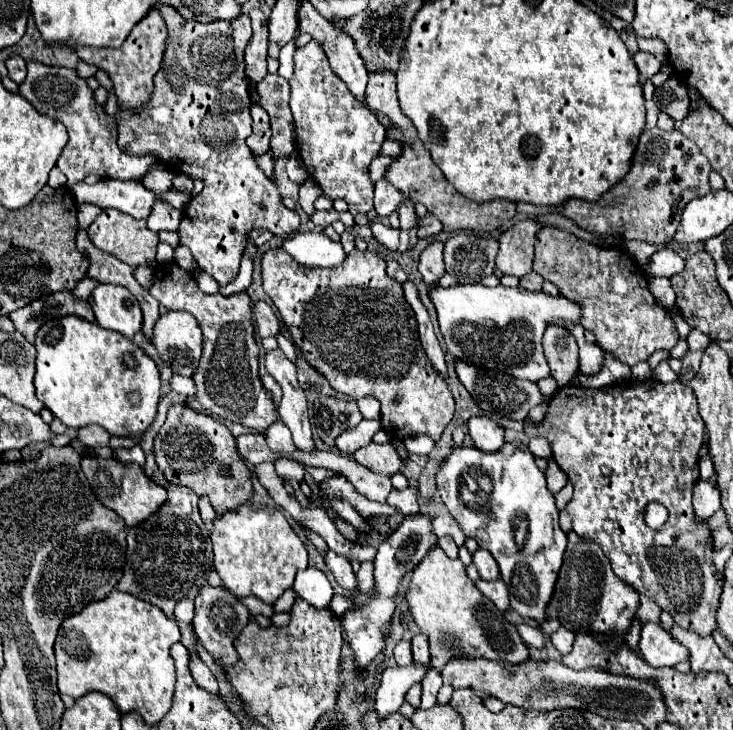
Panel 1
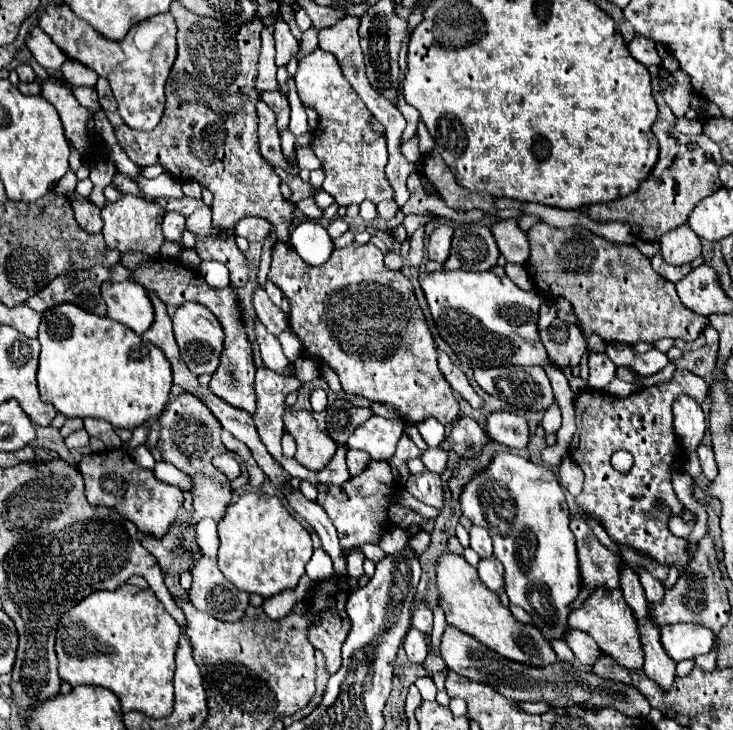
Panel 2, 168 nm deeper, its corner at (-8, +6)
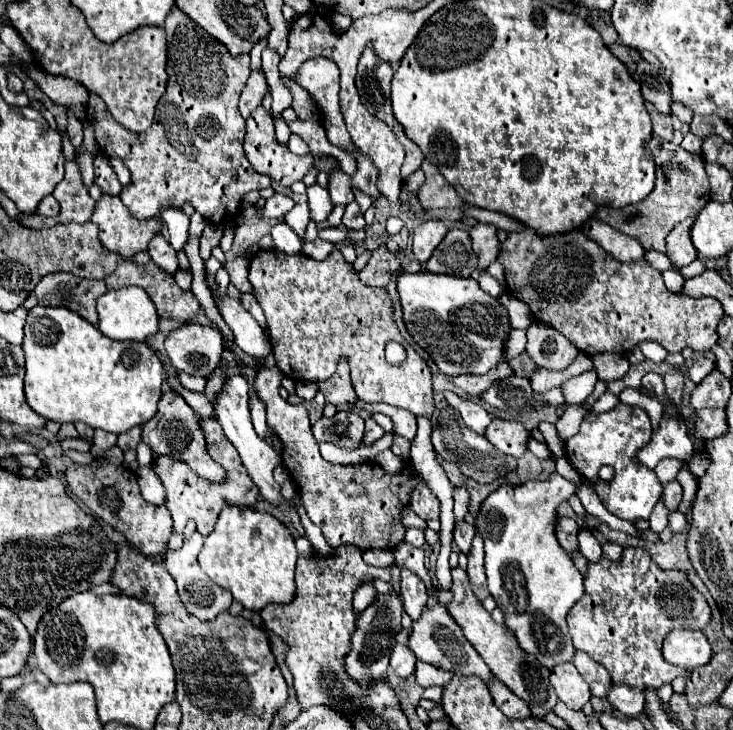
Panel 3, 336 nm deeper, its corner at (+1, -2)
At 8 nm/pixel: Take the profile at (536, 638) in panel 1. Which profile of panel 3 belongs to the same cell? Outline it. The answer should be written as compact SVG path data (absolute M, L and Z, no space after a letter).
M571 662L559 664L551 670L551 684L559 700L565 702L571 710L581 710L591 700L591 690L587 682L581 678Z

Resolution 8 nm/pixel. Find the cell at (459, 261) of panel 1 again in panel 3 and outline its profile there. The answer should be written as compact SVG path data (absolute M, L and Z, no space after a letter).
M449 230L443 242L435 248L435 254L427 260L429 272L451 274L469 278L477 268L477 256L471 248L471 238L465 230Z

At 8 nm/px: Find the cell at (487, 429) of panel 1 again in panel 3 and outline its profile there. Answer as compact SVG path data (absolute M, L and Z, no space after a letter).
M493 420L485 432L485 438L505 454L521 458L527 452L529 432L521 422L513 420Z

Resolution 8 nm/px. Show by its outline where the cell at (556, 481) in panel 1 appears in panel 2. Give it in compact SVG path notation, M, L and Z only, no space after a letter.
M424 272L420 286L426 294L432 318L440 336L456 352L462 366L496 368L496 366L540 366L552 382L556 402L562 410L562 426L556 432L556 444L542 450L542 460L548 466L560 466L568 454L572 434L576 430L572 388L562 368L554 366L540 342L538 312L542 296L538 290L522 290L508 276L498 278L492 272Z

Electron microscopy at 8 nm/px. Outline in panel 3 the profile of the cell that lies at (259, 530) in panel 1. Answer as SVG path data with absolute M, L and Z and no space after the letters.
M223 508L215 530L199 552L201 570L221 588L229 590L243 608L259 612L267 604L289 604L295 598L297 548L293 534L275 516L255 508Z

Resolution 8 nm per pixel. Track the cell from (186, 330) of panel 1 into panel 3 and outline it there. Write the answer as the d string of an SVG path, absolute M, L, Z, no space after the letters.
M183 324L181 328L177 328L175 332L171 332L165 340L165 350L167 350L167 356L171 358L173 366L179 370L179 372L187 372L187 374L193 374L193 376L203 376L203 378L209 378L219 360L221 360L221 354L223 354L223 340L221 340L221 332L213 326L201 326L201 324Z

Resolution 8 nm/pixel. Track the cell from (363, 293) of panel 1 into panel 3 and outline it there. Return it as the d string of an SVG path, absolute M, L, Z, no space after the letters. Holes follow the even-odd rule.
M275 248L259 250L255 256L251 256L249 262L249 282L253 286L253 296L263 308L271 330L269 340L273 346L275 362L287 378L291 378L293 382L325 382L335 374L339 358L347 356L351 366L353 388L363 402L385 402L395 408L409 410L415 416L429 418L433 414L433 390L431 390L429 366L399 334L393 322L393 306L387 290L365 286L357 278L353 266L343 260L337 248L321 262L305 254L295 256L283 254ZM391 340L399 342L407 352L407 358L399 366L393 366L385 360L385 344Z

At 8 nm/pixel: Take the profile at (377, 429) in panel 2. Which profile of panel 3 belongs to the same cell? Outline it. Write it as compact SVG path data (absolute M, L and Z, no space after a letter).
M367 418L365 420L365 440L363 440L363 446L371 446L375 440L379 440L383 436L383 428L373 420L373 418Z

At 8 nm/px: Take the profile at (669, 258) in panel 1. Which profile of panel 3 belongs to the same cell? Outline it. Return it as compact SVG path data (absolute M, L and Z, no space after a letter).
M685 218L667 236L667 256L675 262L675 270L691 264L697 258L697 250L691 242L691 226L695 218Z

